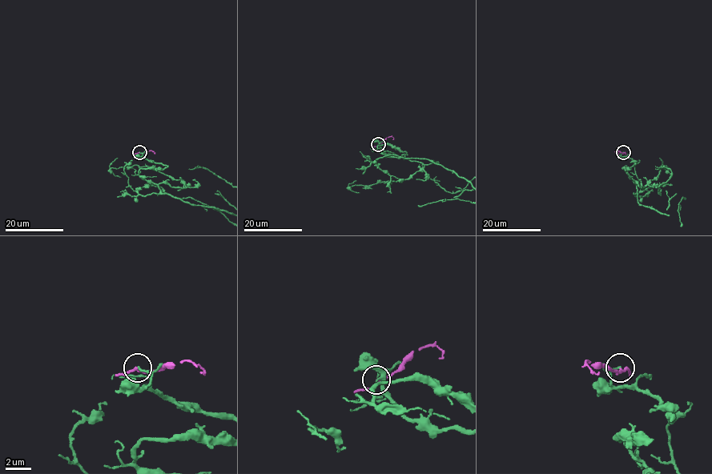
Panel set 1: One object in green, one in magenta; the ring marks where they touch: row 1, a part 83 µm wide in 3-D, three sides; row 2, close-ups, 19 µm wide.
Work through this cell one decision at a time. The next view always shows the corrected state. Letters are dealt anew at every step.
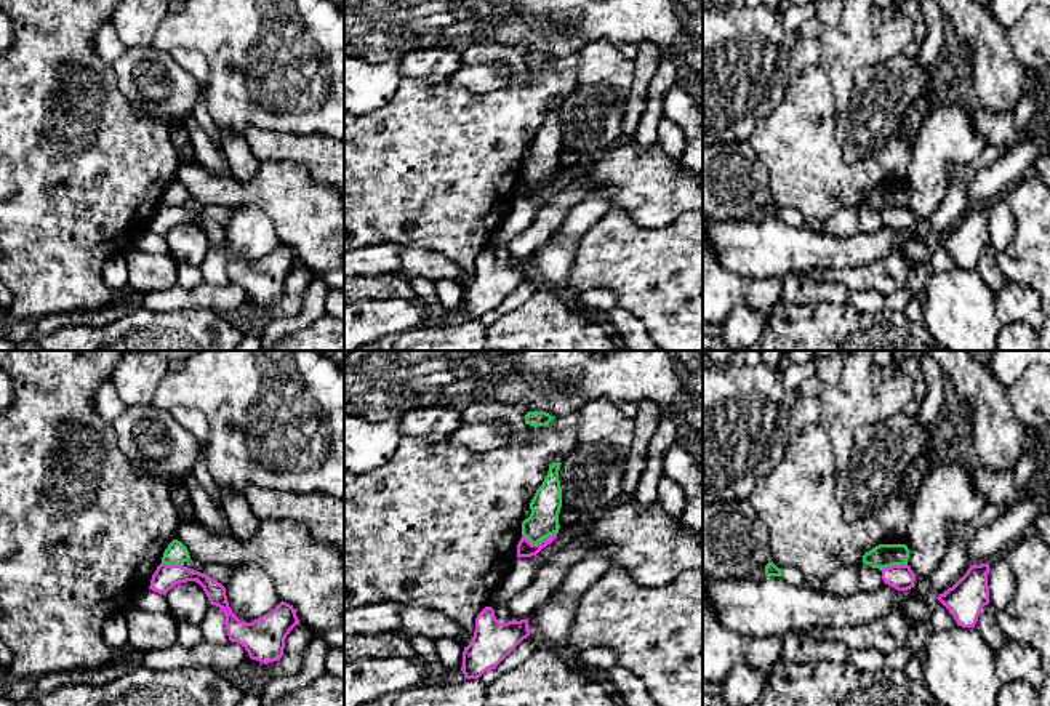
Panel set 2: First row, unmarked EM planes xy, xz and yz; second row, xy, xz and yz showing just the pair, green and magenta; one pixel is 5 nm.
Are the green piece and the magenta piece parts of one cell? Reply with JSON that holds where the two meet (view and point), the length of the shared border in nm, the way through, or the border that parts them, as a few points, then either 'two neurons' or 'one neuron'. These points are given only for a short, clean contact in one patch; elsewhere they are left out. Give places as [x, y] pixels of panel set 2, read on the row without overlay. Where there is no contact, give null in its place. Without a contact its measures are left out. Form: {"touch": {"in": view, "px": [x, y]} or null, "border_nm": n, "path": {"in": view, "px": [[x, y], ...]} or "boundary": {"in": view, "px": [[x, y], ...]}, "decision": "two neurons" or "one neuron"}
{"touch": {"in": "xz", "px": [538, 183]}, "border_nm": 180, "boundary": {"in": "xz", "px": [[556, 173], [537, 184], [530, 184], [522, 176]]}, "decision": "two neurons"}

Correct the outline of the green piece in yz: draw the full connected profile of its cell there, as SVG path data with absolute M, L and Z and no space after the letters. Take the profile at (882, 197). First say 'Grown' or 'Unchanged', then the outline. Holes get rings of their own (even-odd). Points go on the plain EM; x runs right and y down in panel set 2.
Unchanged. M879 186L863 197L863 205L872 210L908 207L909 191L906 186Z

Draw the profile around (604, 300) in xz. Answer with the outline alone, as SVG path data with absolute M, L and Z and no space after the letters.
M592 288L579 291L576 296L584 306L597 309L600 312L608 312L618 307L618 296L613 290L607 288Z

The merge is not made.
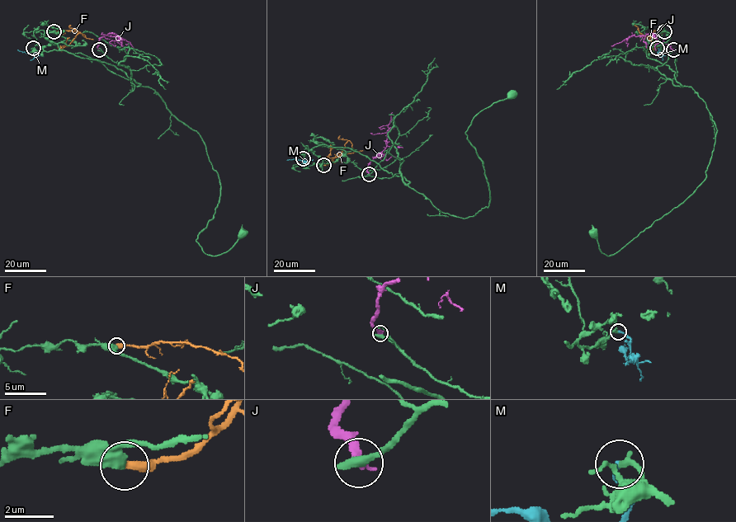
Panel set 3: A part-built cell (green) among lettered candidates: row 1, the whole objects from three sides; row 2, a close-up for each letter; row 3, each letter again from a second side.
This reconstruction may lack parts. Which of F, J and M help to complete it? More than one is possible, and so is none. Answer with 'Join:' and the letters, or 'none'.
Join: M

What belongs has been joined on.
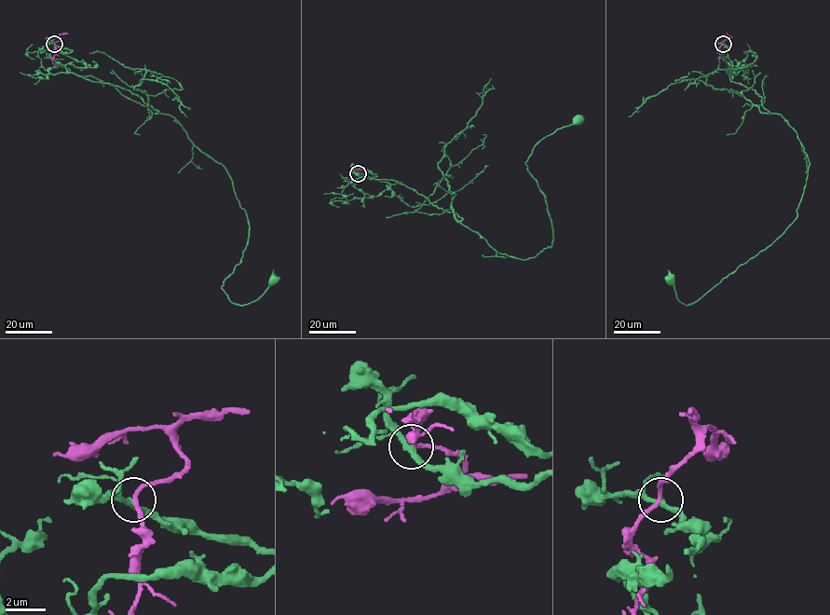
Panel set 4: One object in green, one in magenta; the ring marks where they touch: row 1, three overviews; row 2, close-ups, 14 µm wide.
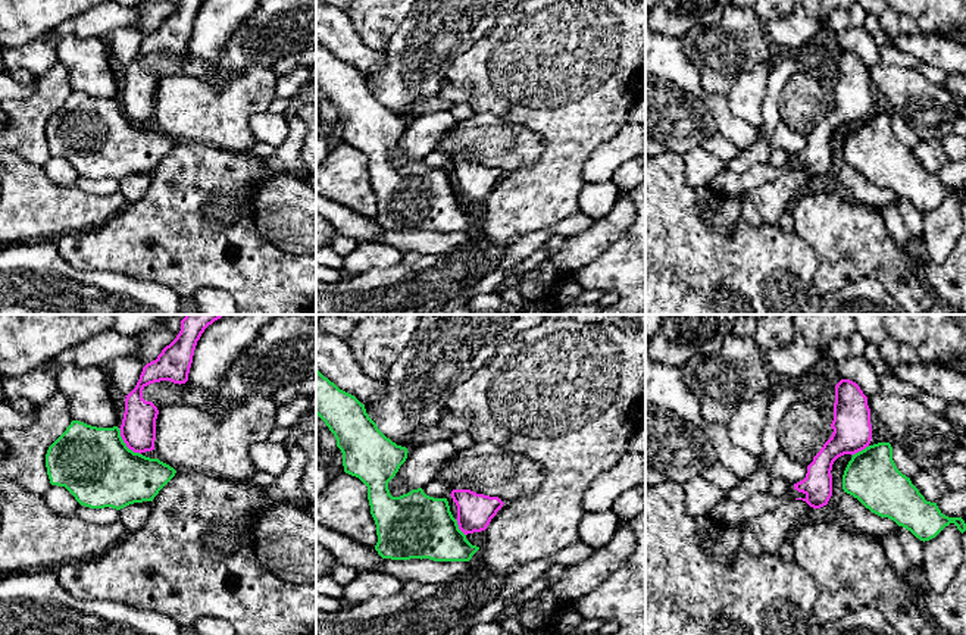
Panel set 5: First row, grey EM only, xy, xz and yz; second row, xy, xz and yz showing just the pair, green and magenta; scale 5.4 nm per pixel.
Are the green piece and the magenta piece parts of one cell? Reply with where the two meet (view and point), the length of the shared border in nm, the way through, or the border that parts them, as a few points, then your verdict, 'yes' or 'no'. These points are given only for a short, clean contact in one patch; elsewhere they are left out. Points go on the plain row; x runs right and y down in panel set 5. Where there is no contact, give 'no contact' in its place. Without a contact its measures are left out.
xy (125, 115) | 200 nm | along xy (118, 99), (122, 112), (140, 125) | no

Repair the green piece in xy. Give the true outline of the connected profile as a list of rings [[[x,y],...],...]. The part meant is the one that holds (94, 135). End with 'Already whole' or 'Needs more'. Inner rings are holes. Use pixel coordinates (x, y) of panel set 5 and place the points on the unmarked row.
[[[72,91],[49,118],[46,138],[51,156],[65,157],[75,171],[90,179],[121,181],[134,173],[153,172],[176,141],[159,129],[134,123],[121,107],[121,100],[97,98]]]. Already whole

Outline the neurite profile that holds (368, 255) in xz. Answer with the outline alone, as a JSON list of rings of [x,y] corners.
[[[363,241],[356,248],[343,257],[343,272],[346,275],[357,275],[372,268],[390,268],[397,265],[403,253],[388,243]]]

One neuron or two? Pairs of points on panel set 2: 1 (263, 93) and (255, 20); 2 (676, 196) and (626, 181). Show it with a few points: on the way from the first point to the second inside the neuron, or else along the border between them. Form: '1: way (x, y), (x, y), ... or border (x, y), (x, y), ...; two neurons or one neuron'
1: way (263, 76), (263, 37); one neuron
2: way (663, 189), (655, 189), (645, 181), (639, 181); one neuron

